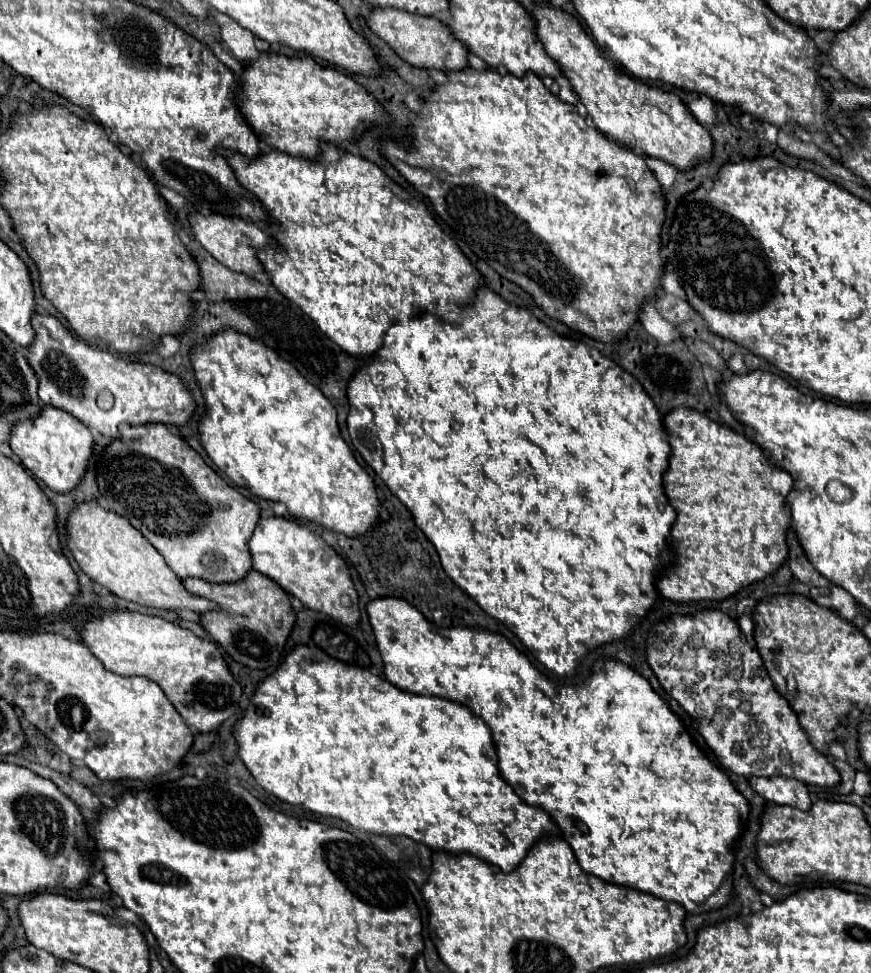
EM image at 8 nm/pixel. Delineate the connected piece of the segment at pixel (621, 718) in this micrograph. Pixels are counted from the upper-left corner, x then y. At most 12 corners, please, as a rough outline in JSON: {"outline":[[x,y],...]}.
{"outline":[[369,600],[385,678],[461,702],[593,876],[721,908],[747,800],[613,658]]}

